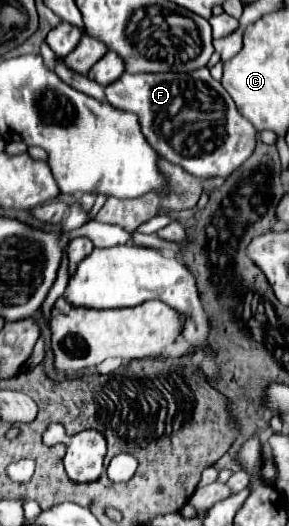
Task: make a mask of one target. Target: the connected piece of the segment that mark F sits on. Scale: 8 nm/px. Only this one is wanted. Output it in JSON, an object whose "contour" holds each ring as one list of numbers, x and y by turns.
{"contour":[[207,67,191,71,191,73,165,73,165,75,131,75,123,73,115,83,105,87,107,101,121,111,131,111,141,119,141,131,145,131,145,139,149,139,151,147,169,163,183,167,187,173,205,179,209,175,229,177,235,169,239,169,255,151,257,131,251,127,247,119,243,119,231,95,223,89,219,81,215,81]]}

